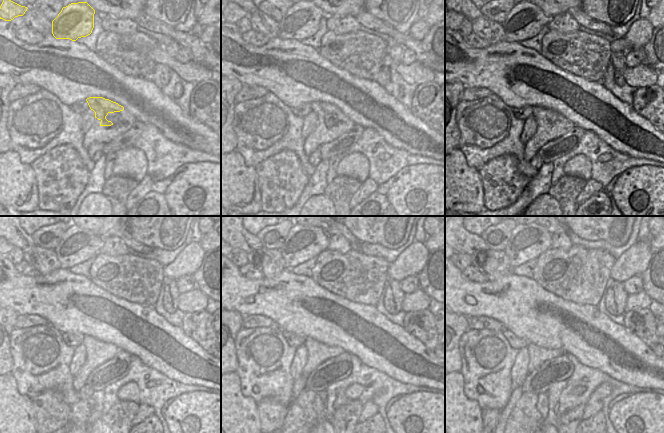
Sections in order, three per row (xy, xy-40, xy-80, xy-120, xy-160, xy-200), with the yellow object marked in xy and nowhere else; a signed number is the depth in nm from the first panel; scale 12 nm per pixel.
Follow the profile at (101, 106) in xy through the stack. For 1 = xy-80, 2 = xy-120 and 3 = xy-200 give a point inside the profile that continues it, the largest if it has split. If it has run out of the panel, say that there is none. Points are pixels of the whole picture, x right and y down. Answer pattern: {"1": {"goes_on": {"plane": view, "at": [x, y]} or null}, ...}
{"1": {"goes_on": {"plane": "xy-80", "at": [539, 113]}}, "2": {"goes_on": {"plane": "xy-120", "at": [89, 342]}}, "3": {"goes_on": {"plane": "xy-200", "at": [532, 348]}}}

